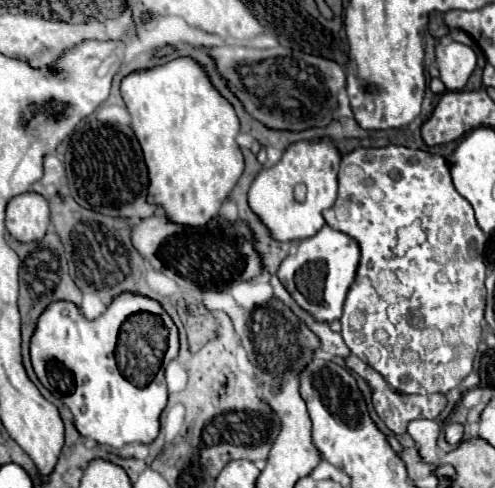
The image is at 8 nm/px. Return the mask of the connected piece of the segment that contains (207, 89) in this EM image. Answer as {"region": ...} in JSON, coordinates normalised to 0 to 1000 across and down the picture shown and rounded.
{"region":[[[366,115],[337,131],[257,152],[244,164],[244,197],[265,234],[265,262],[281,283],[301,344],[305,377],[297,410],[321,418],[349,455],[374,463],[418,459],[438,443],[451,410],[467,398],[475,373],[491,357],[491,316],[475,291],[475,279],[483,275],[483,242],[471,213],[438,189],[410,131],[386,115]]]}

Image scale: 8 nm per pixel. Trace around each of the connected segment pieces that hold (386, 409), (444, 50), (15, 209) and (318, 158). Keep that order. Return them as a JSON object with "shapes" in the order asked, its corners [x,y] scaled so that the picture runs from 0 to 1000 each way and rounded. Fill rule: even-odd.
{"shapes":[[[[705,730],[697,742],[701,742],[701,750],[705,750],[713,762],[721,762],[725,770],[733,770],[733,775],[749,787],[749,795],[754,795],[754,832],[758,832],[762,848],[770,852],[770,861],[782,869],[782,877],[790,877],[798,889],[814,889],[814,885],[822,881],[822,869],[826,869],[830,861],[842,861],[842,857],[879,861],[879,857],[887,857],[887,844],[891,844],[891,840],[899,836],[899,828],[903,828],[903,820],[899,820],[895,807],[863,807],[863,811],[802,807],[802,803],[778,783],[778,775],[774,775],[766,762],[758,762],[749,750],[741,750],[741,746],[737,746],[733,738],[725,738],[721,730]]],[[[911,82],[879,94],[879,123],[887,135],[887,160],[901,182],[927,186],[939,180],[952,148],[960,143],[964,111],[952,94]]],[[[46,393],[14,414],[10,463],[26,488],[67,496],[99,467],[99,418],[75,393]]],[[[661,279],[640,287],[604,287],[580,299],[568,328],[547,344],[531,344],[503,389],[503,422],[523,439],[531,459],[568,496],[612,492],[636,484],[653,463],[653,430],[681,410],[681,352],[689,336],[689,311]],[[616,377],[620,398],[612,414],[596,410],[596,381]]]]}

